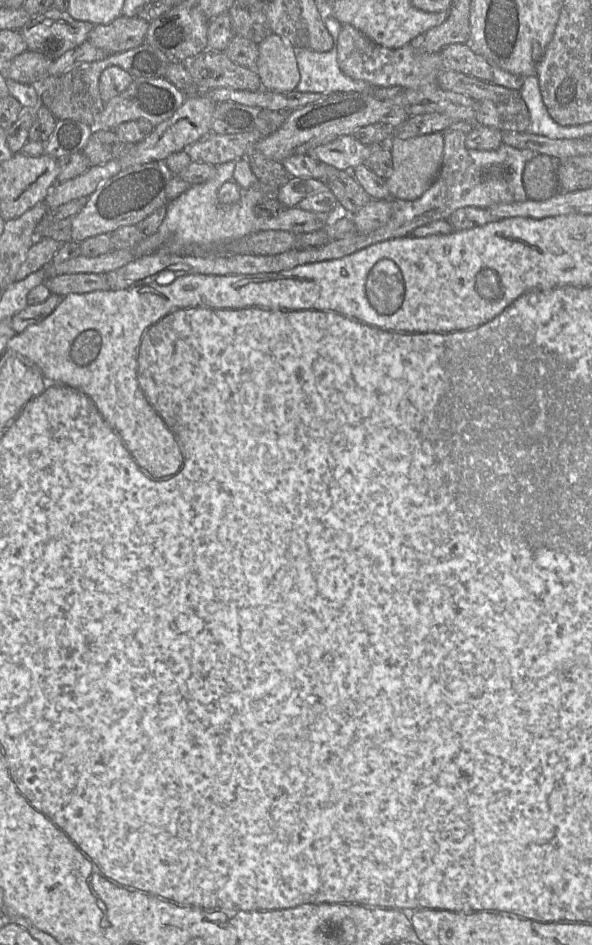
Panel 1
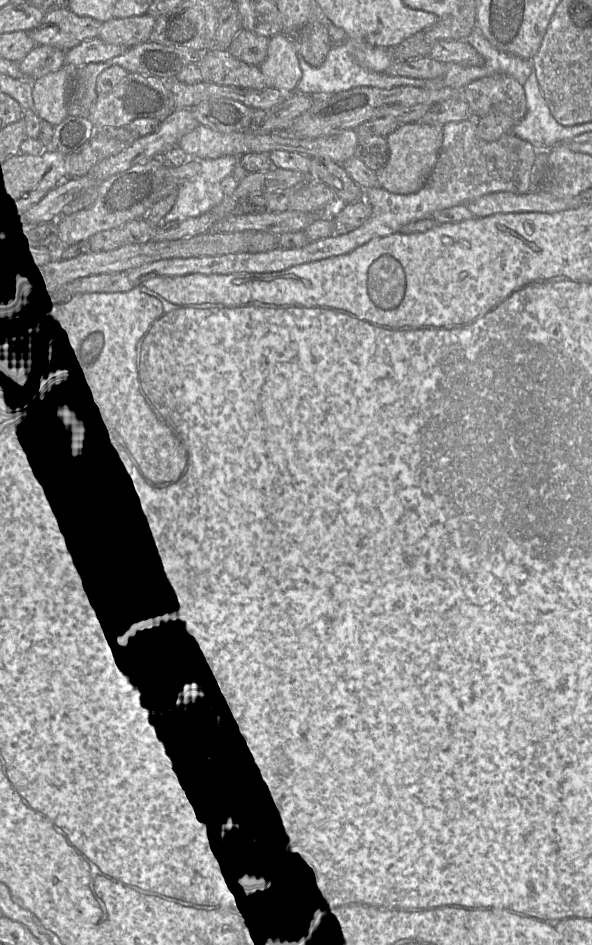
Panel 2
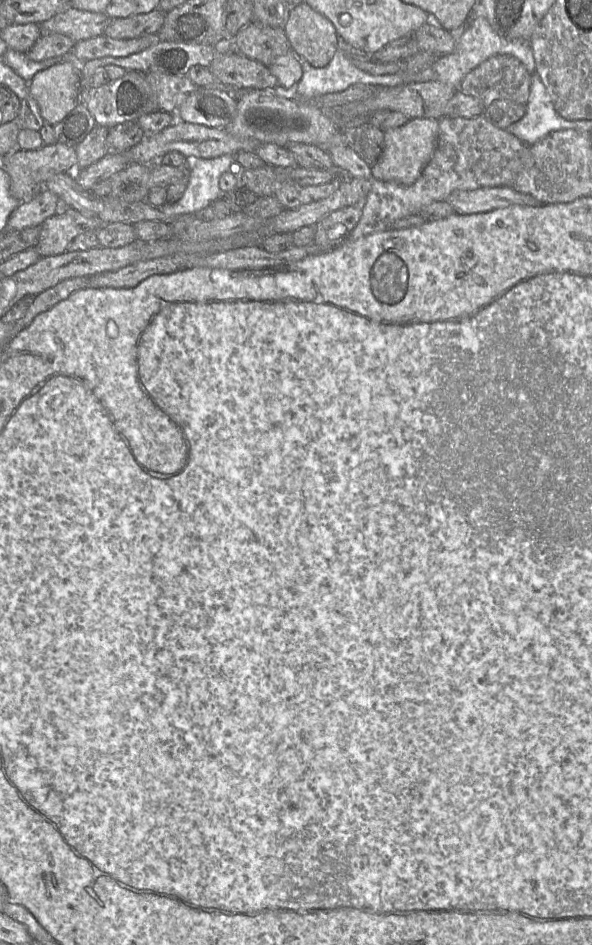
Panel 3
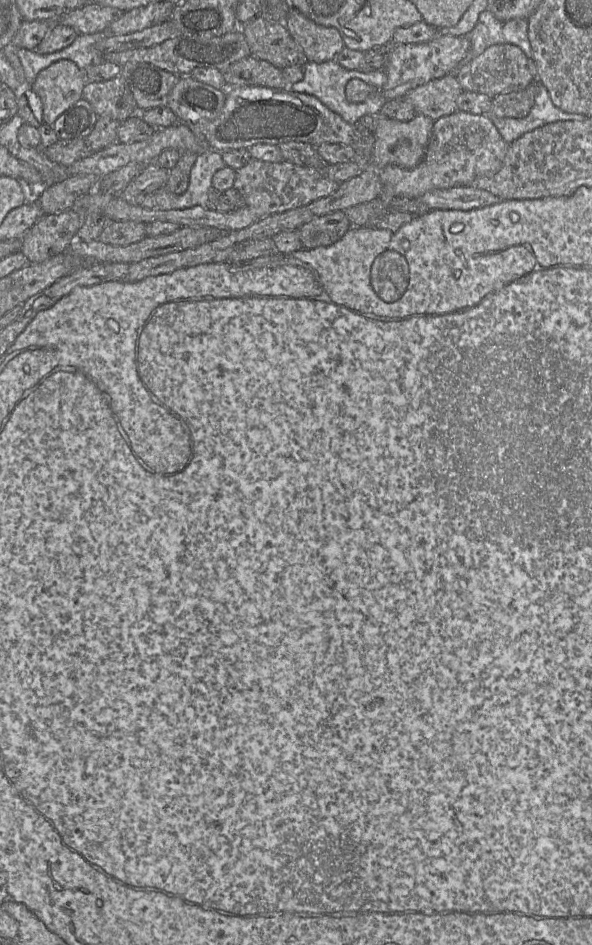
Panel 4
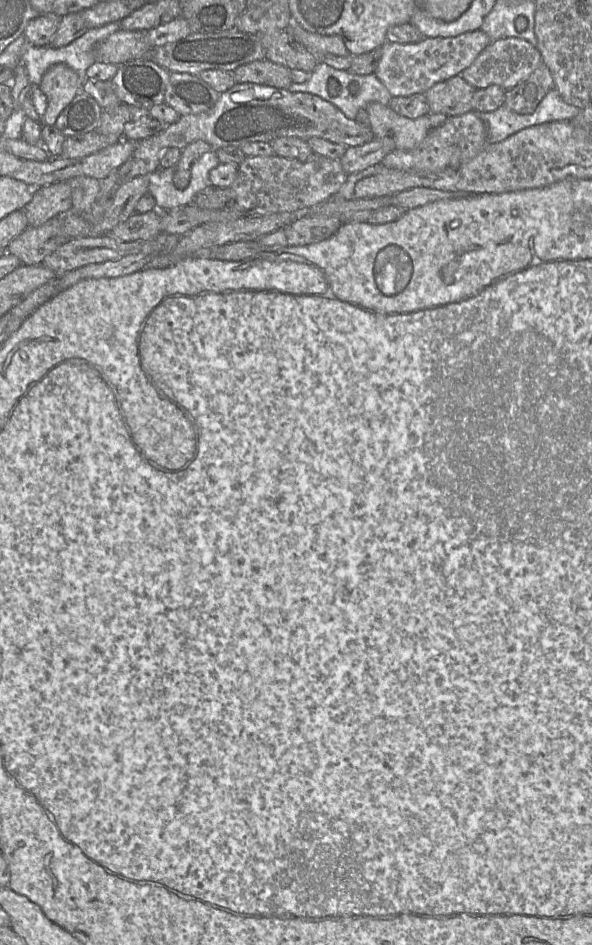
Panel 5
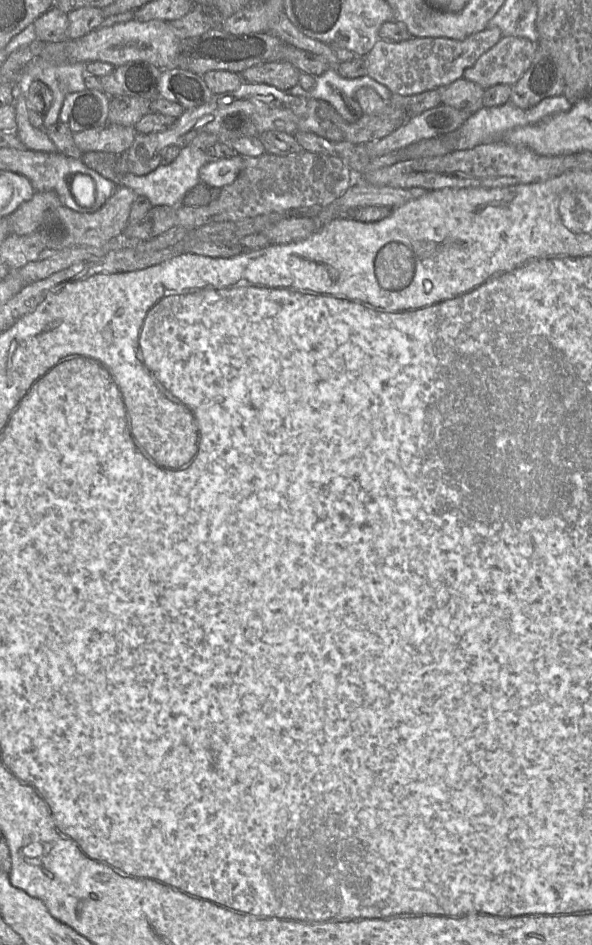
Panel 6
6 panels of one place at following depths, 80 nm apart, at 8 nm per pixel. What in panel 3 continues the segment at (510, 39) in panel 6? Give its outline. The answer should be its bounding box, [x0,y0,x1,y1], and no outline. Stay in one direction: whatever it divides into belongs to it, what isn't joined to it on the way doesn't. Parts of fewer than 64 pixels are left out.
[459,55,532,107]

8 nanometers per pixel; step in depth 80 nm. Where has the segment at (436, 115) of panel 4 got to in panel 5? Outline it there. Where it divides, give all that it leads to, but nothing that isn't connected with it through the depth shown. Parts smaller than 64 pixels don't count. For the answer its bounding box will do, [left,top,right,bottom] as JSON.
[424,75,476,117]

